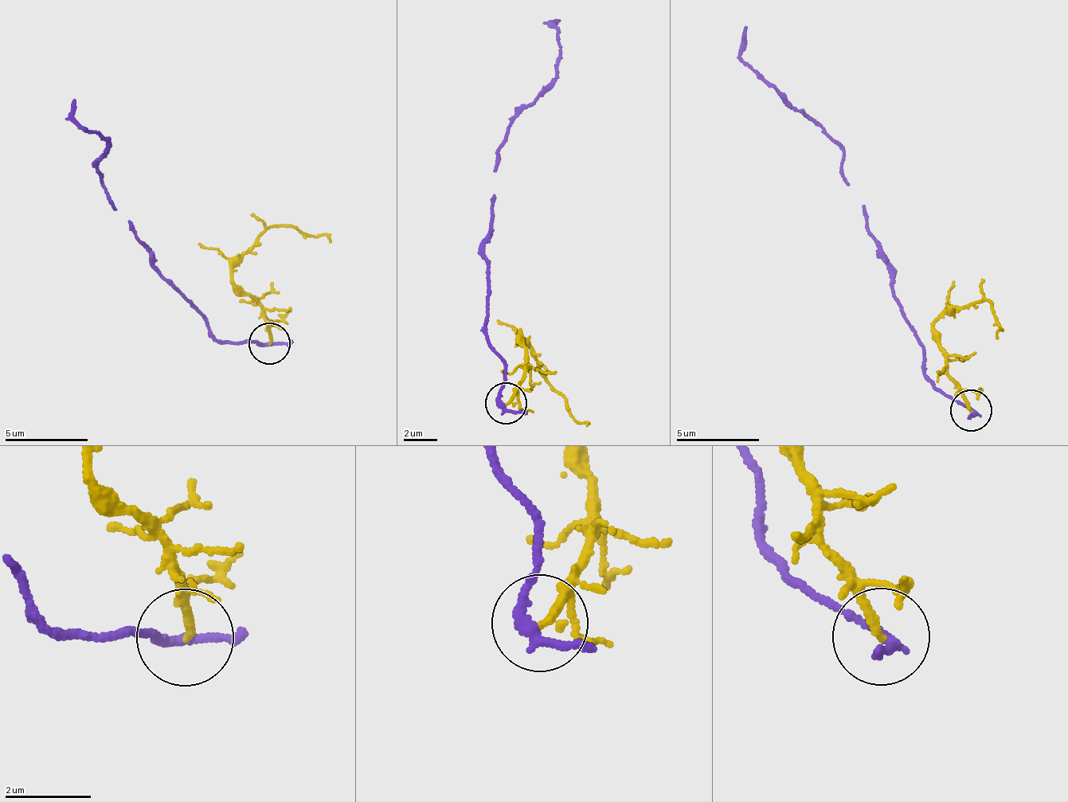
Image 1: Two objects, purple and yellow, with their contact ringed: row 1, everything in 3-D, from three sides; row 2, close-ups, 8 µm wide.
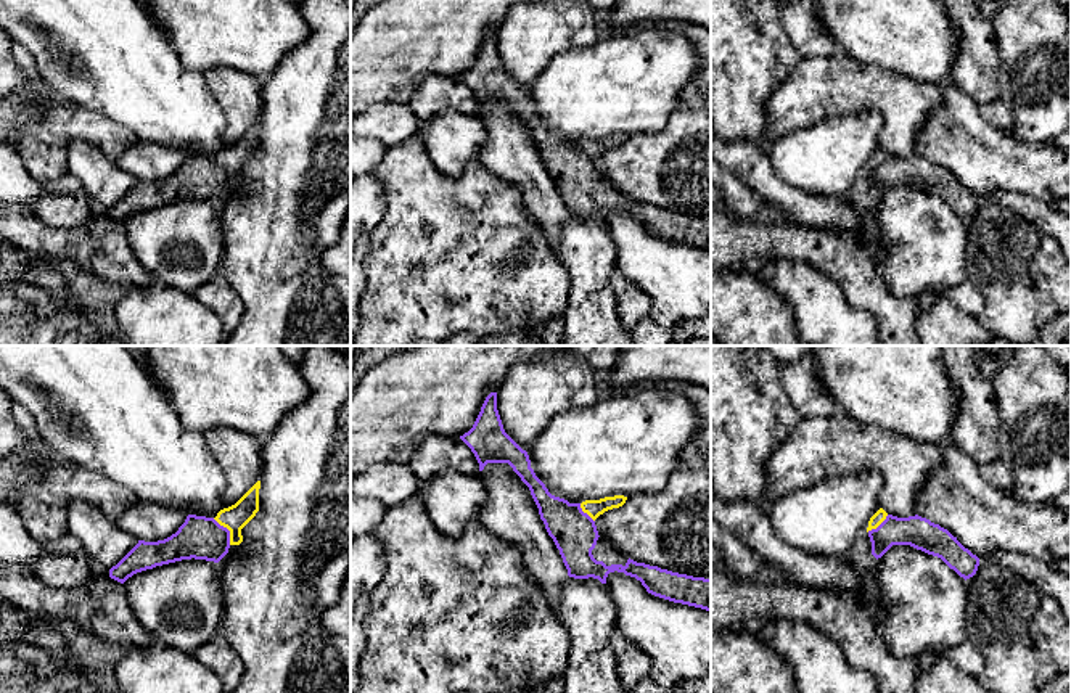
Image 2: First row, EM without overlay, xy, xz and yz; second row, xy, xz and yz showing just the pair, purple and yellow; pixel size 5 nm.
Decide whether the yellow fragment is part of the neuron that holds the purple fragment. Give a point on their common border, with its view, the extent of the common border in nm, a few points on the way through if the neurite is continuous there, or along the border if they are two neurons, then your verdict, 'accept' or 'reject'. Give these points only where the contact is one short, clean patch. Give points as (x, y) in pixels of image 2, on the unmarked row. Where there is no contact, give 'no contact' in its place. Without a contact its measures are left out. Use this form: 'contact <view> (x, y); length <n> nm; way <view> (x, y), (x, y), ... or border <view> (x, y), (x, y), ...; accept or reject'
contact xy (227, 169); length 160 nm; border xy (213, 158), (229, 171), (230, 184); reject

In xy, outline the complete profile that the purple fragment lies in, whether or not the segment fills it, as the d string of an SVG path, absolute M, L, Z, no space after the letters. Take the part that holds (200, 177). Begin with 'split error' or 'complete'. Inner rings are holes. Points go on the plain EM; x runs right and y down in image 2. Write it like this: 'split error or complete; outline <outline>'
complete; outline M188 154L175 174L164 180L138 183L109 209L109 217L124 223L137 212L182 201L219 203L230 188L230 170L214 158Z

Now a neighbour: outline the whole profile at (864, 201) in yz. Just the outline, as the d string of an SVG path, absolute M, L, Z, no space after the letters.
M868 172L859 175L852 191L851 199L854 207L862 214L868 214L876 207L876 198L872 195L872 182Z

